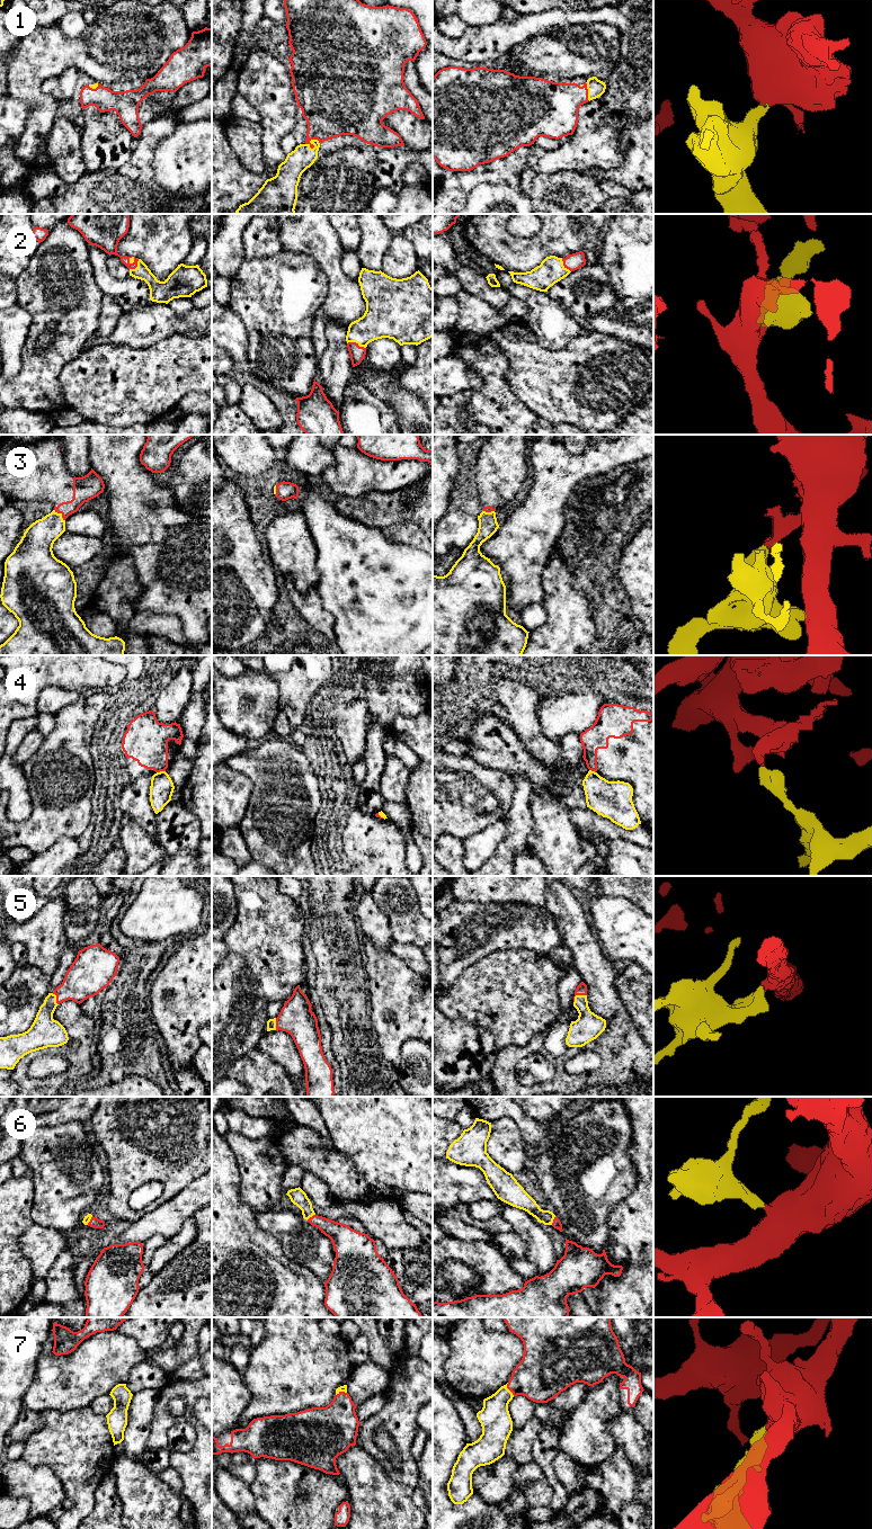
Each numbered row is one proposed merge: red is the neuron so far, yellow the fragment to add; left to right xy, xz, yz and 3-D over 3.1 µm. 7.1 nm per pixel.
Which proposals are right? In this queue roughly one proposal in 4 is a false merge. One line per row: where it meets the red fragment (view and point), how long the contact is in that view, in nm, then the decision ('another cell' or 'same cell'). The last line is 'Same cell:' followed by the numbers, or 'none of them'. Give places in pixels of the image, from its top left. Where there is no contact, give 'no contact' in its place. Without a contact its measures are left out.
1: meets red in xz at (312, 139); contact 110 nm long; same cell
2: meets red in xz at (355, 342); contact 140 nm long; same cell
3: meets red in xy at (62, 515); contact 120 nm long; same cell
4: meets red in xy at (160, 770); contact 70 nm long; another cell
5: meets red in yz at (577, 994); contact 110 nm long; same cell
6: meets red in xz at (310, 1217); contact 80 nm long; same cell
7: meets red in yz at (508, 1388); contact 110 nm long; same cell
Same cell: 1, 2, 3, 5, 6, 7

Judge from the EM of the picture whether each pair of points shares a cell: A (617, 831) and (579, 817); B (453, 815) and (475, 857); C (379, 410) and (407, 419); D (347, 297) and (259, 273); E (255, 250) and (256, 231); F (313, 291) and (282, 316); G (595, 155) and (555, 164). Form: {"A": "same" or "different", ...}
{"A": "same", "B": "different", "C": "different", "D": "different", "E": "same", "F": "same", "G": "same"}

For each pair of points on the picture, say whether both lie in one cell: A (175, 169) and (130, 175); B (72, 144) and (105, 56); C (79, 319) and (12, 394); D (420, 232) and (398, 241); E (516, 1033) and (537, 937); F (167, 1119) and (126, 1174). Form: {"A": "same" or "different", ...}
{"A": "different", "B": "different", "C": "same", "D": "different", "E": "different", "F": "same"}

